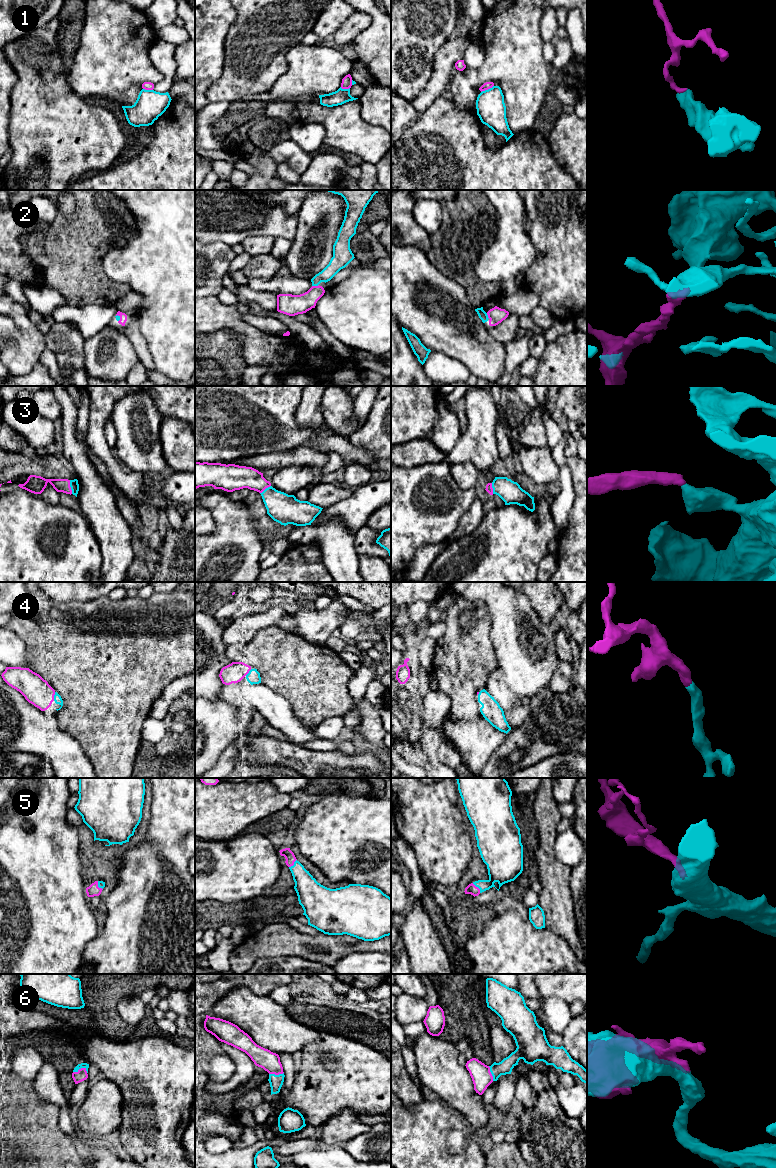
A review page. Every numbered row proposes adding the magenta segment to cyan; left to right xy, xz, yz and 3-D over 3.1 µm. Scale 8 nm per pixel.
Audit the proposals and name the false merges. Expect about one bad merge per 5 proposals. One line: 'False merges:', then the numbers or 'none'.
False merges: 1

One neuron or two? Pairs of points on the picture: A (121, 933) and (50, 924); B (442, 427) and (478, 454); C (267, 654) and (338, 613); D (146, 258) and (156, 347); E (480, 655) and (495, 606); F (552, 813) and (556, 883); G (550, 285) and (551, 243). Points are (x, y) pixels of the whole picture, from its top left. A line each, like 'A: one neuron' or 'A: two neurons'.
A: two neurons
B: two neurons
C: two neurons
D: one neuron
E: two neurons
F: one neuron
G: one neuron

